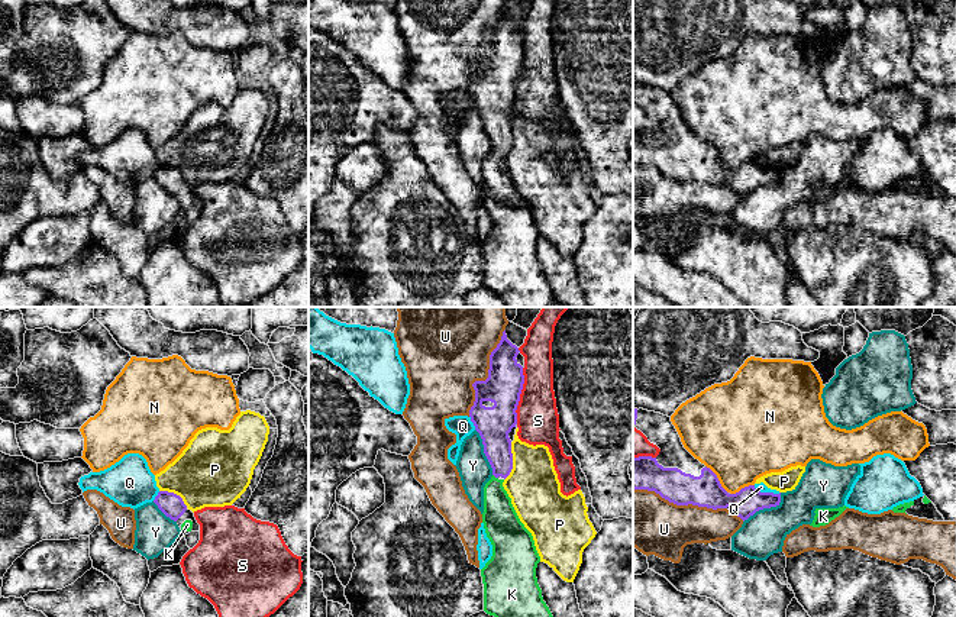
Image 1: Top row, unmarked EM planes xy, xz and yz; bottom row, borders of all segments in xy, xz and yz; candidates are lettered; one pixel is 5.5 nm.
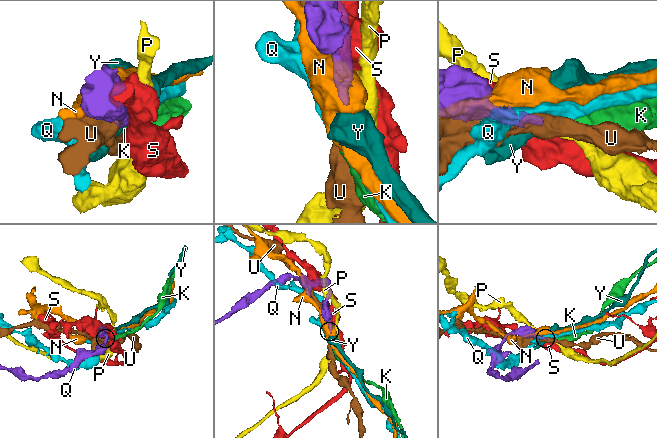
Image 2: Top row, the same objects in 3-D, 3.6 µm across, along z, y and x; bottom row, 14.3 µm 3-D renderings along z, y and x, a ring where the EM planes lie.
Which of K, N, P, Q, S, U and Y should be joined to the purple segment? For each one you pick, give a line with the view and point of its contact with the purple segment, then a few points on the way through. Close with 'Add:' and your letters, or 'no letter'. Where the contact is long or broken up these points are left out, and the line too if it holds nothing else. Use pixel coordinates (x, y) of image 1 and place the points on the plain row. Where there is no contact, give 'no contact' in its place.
K: meets purple in xz at (496, 152); runs through xz (494, 107), (497, 119), (496, 152), (496, 177), (500, 196)
Add: K

